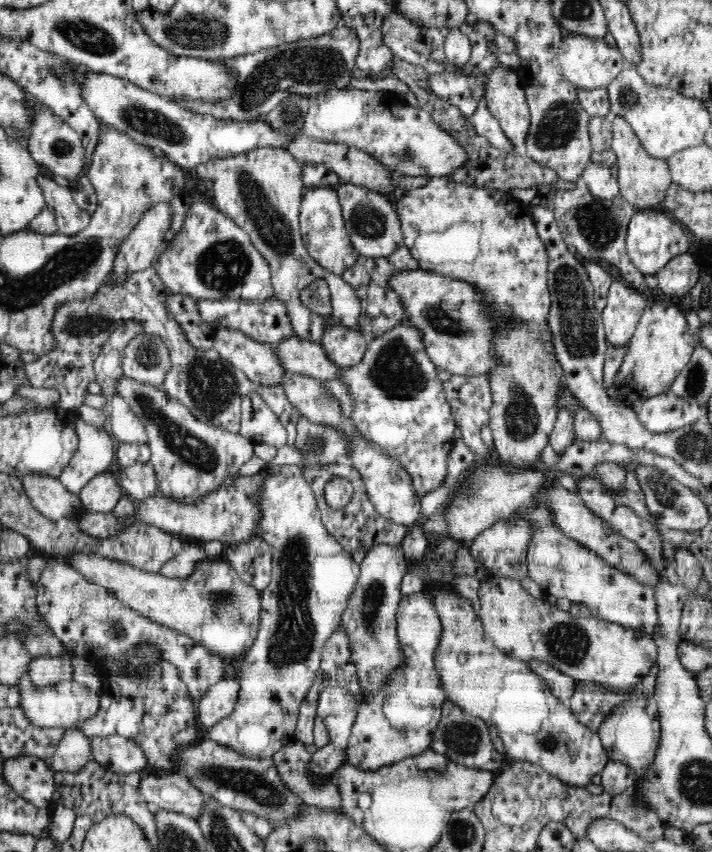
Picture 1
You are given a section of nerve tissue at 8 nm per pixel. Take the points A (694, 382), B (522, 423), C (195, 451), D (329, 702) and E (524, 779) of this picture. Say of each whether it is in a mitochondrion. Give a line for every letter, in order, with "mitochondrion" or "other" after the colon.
A: mitochondrion
B: mitochondrion
C: mitochondrion
D: other
E: other

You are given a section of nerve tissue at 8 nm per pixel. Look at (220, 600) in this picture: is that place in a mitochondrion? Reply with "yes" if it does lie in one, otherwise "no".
yes

